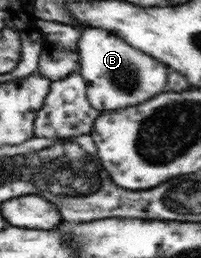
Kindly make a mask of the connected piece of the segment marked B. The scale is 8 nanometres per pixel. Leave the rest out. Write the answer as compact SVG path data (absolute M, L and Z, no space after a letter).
M82 29L78 52L82 65L79 72L88 83L87 97L95 109L113 111L133 107L165 91L166 78L169 77L166 64L103 29Z

